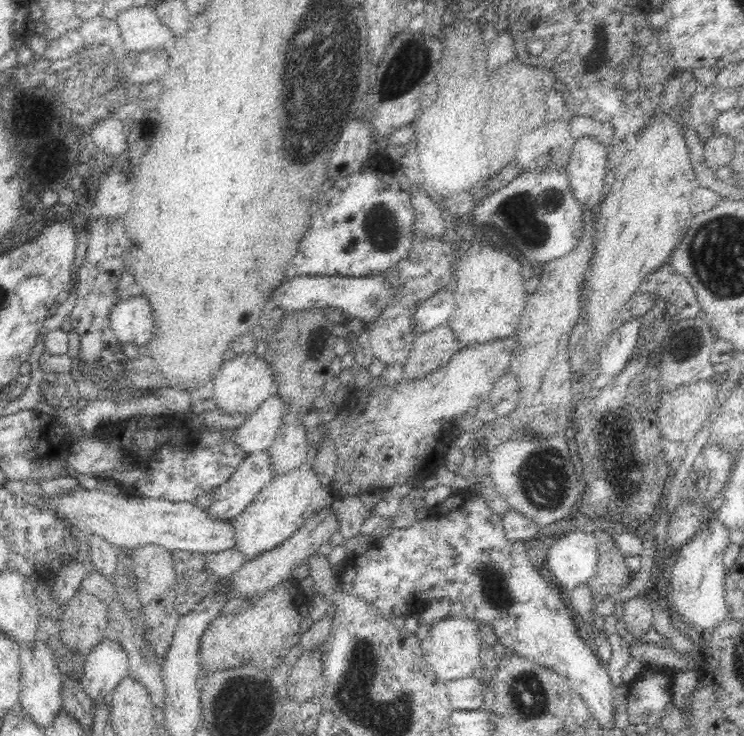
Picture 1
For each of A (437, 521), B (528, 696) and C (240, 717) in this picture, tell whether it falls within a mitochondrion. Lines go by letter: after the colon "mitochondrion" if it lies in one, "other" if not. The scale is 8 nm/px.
A: other
B: mitochondrion
C: mitochondrion

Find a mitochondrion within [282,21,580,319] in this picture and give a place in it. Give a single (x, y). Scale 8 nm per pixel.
(524, 218)

